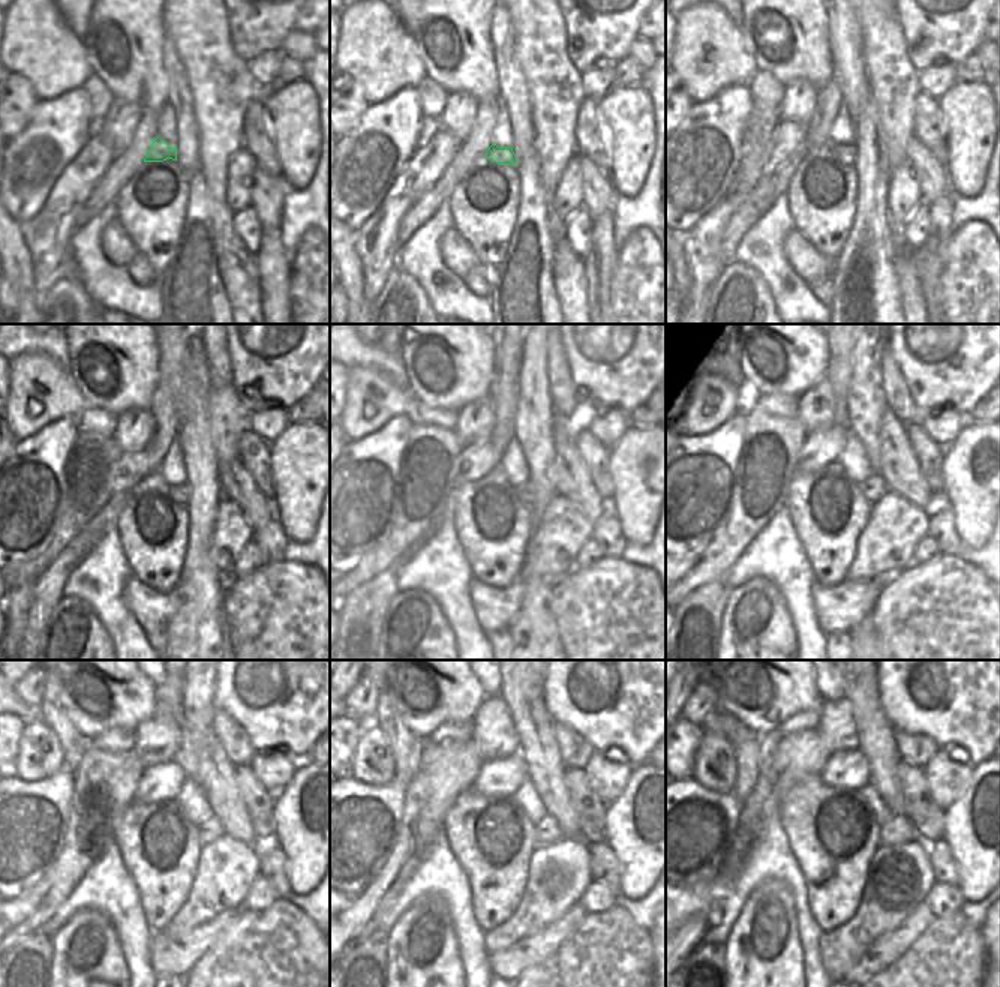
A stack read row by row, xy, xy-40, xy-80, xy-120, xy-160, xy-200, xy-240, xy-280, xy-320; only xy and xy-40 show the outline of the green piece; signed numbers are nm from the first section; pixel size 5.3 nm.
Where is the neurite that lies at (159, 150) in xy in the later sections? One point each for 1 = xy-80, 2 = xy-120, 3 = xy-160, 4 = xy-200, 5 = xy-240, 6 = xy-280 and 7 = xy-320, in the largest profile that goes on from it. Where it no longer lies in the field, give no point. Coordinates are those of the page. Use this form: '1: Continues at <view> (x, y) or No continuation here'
1: Continues at xy-80 (844, 153)
2: Continues at xy-120 (180, 494)
3: Continues at xy-160 (523, 491)
4: Continues at xy-200 (874, 489)
5: Continues at xy-240 (210, 830)
6: Continues at xy-280 (547, 830)
7: Continues at xy-320 (897, 830)

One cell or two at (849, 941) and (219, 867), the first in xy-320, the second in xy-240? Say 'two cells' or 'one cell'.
one cell

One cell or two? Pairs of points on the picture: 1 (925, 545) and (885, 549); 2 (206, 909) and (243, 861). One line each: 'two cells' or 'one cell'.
1: two cells
2: one cell

